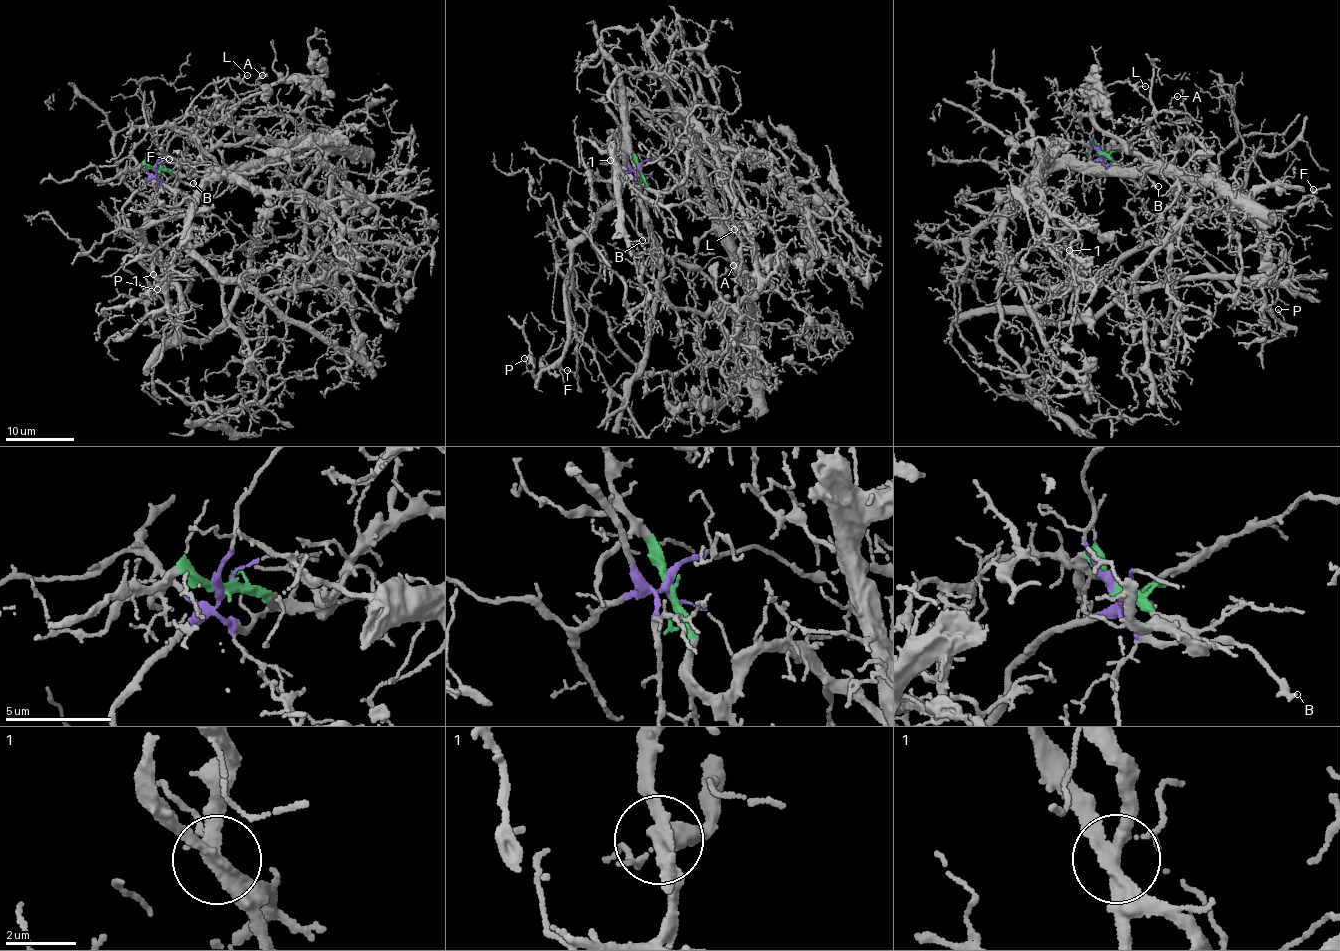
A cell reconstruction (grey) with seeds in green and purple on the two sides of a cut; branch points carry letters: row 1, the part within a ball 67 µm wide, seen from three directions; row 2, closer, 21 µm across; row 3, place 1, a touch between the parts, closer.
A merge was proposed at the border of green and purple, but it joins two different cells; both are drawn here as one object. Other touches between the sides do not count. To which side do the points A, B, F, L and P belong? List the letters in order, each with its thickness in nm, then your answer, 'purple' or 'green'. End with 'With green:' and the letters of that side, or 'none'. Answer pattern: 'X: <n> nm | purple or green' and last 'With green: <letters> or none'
A: 80 nm | purple
B: 240 nm | purple
F: 90 nm | purple
L: 110 nm | purple
P: 120 nm | purple
With green: none

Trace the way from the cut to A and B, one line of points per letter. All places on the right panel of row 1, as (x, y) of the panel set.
A: (1099, 152), (1102, 158), (1162, 123), (1186, 121), (1186, 112), (1169, 108), (1171, 99), (1178, 95)
B: (1099, 152), (1101, 160), (1113, 168), (1138, 169), (1158, 186)

